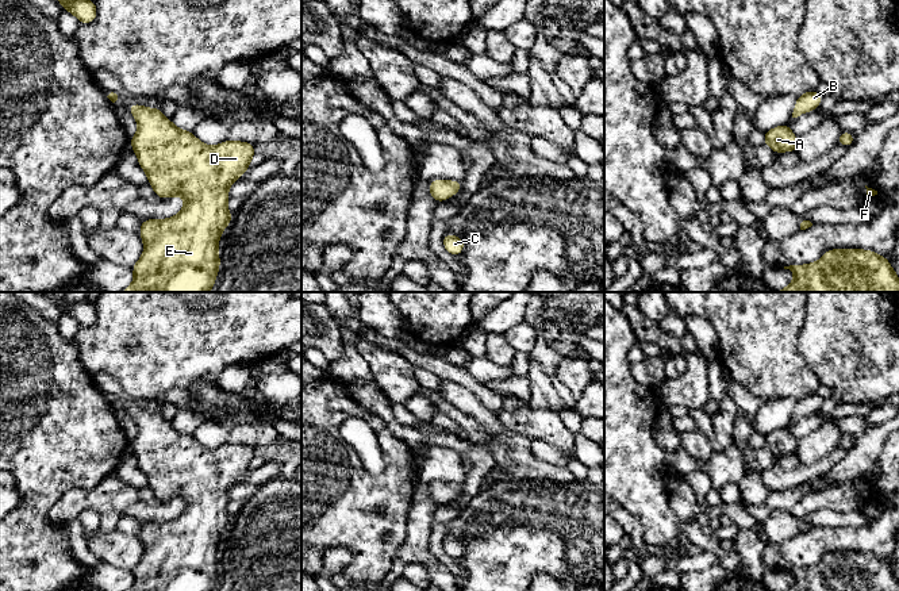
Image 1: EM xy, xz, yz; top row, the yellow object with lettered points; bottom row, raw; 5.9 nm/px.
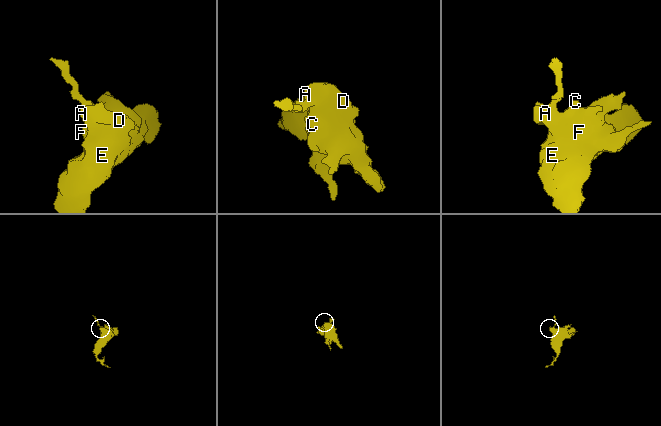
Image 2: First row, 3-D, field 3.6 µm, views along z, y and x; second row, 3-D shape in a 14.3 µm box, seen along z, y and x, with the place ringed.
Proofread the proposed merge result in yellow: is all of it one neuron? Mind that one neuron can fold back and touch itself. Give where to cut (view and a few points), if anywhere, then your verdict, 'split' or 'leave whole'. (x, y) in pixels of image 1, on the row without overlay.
no cut | leave whole

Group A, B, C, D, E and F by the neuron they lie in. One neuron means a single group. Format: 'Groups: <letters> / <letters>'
Groups: A B C D E F

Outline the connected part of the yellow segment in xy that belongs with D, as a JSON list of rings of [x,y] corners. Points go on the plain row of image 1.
[[[131,406],[128,415],[138,425],[138,434],[128,445],[147,477],[147,486],[158,502],[183,499],[184,510],[172,521],[142,525],[139,540],[145,553],[131,571],[134,584],[127,591],[212,591],[220,571],[219,542],[233,523],[233,517],[227,513],[228,490],[247,475],[250,463],[256,458],[254,448],[227,442],[208,449],[193,434],[176,430],[161,411]]]

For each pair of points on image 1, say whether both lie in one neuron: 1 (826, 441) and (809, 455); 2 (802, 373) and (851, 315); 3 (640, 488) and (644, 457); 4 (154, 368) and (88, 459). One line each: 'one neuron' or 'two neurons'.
1: one neuron
2: two neurons
3: one neuron
4: two neurons

